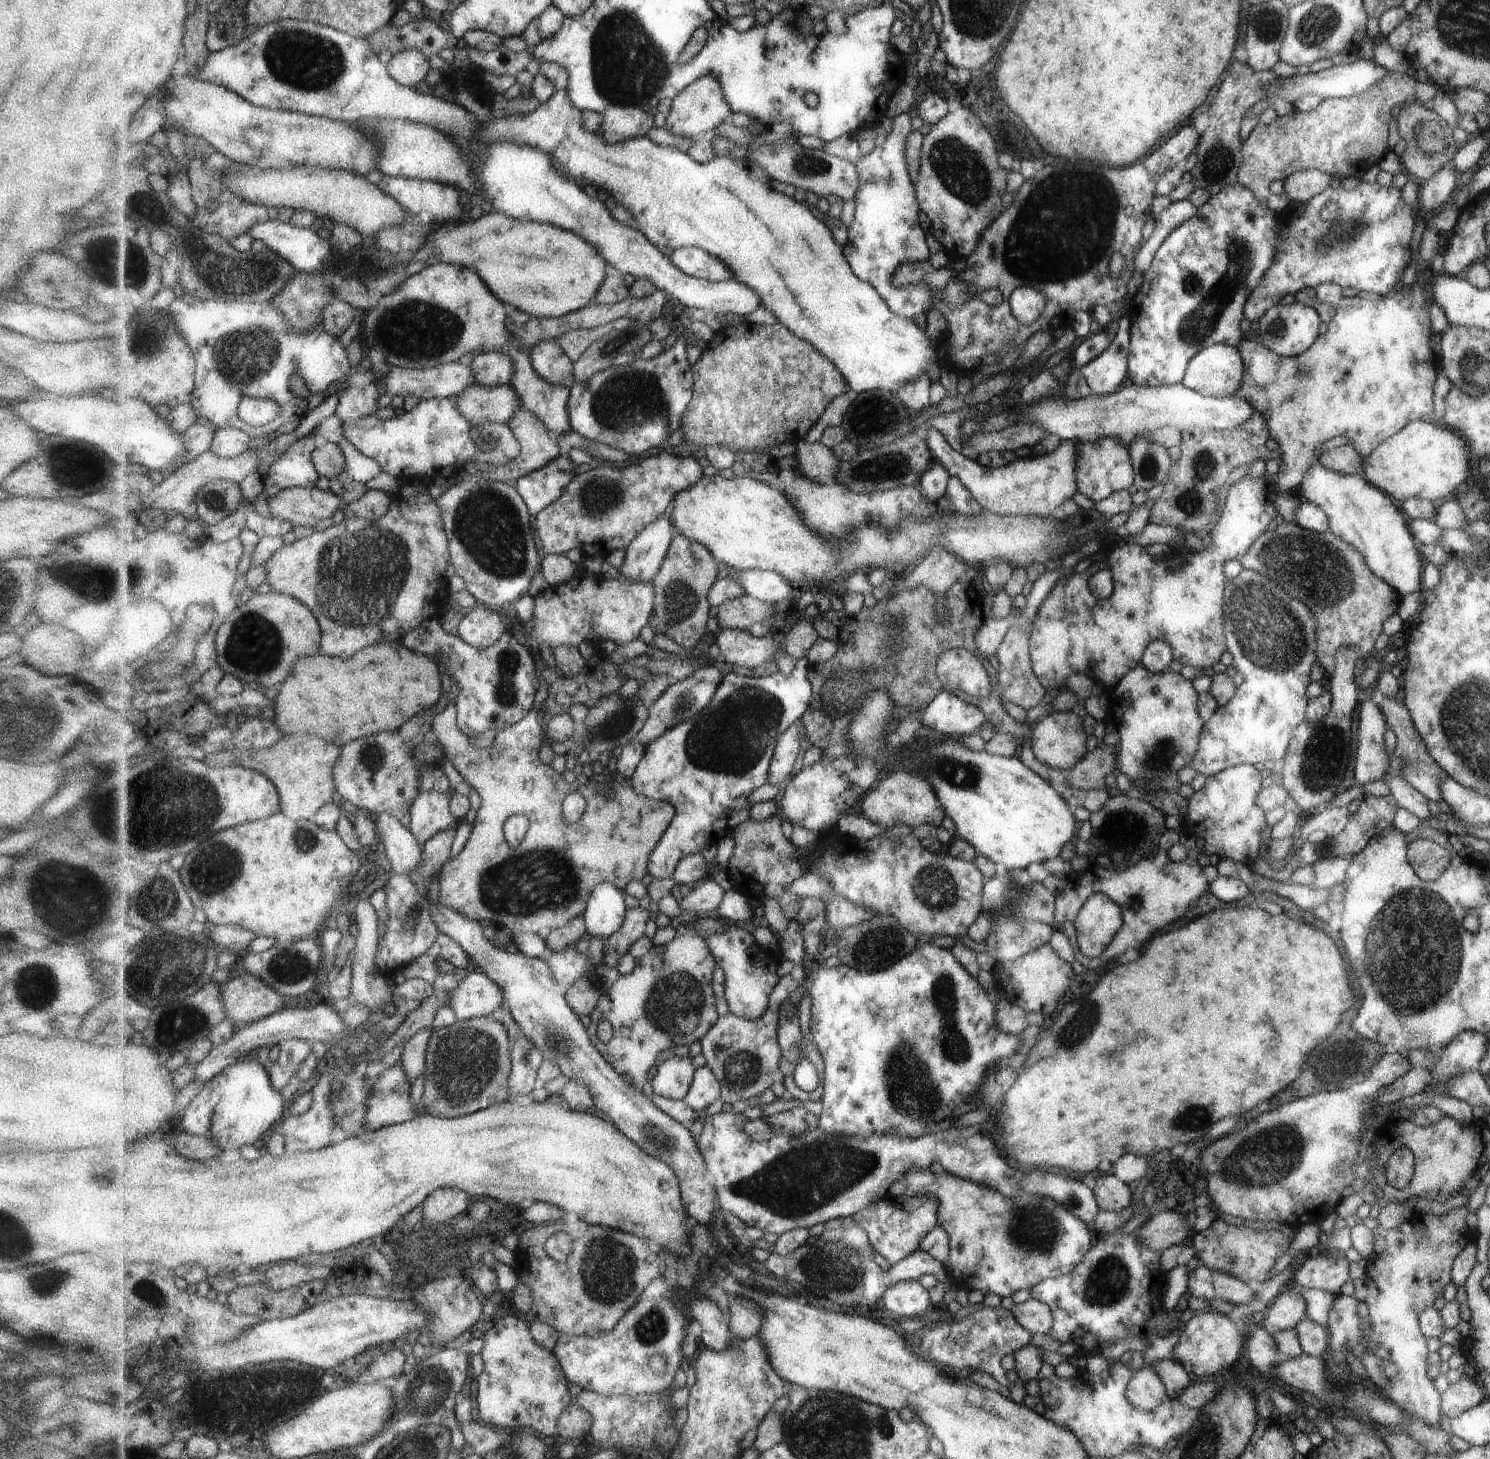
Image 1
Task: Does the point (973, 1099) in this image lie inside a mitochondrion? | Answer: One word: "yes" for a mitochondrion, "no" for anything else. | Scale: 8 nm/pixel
no

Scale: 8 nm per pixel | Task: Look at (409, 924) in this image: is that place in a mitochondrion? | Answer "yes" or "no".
yes

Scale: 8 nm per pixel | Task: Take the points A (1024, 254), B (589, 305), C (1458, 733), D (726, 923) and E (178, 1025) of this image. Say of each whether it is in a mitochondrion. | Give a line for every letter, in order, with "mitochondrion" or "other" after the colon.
A: mitochondrion
B: other
C: mitochondrion
D: other
E: mitochondrion

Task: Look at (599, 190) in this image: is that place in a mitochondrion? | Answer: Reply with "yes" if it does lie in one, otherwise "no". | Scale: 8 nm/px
no

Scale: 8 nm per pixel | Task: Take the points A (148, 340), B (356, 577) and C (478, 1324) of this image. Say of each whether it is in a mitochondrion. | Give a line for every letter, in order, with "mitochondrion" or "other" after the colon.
A: mitochondrion
B: mitochondrion
C: other

